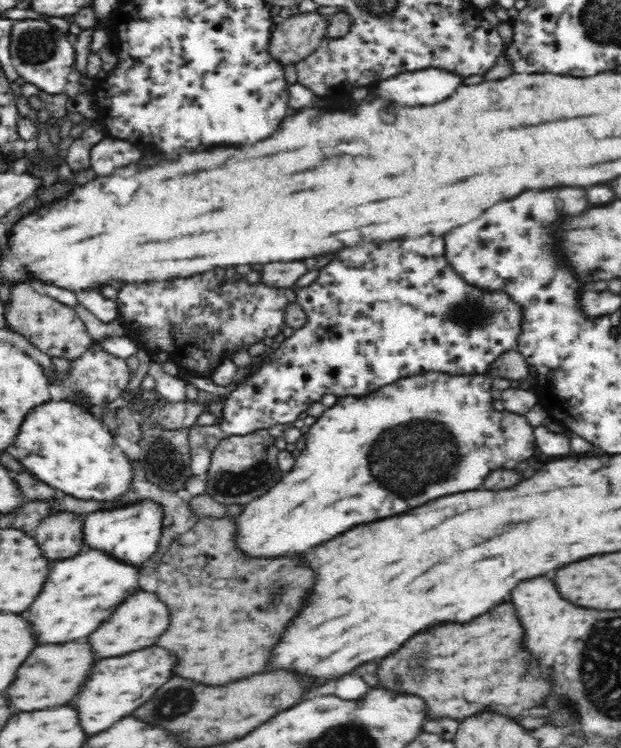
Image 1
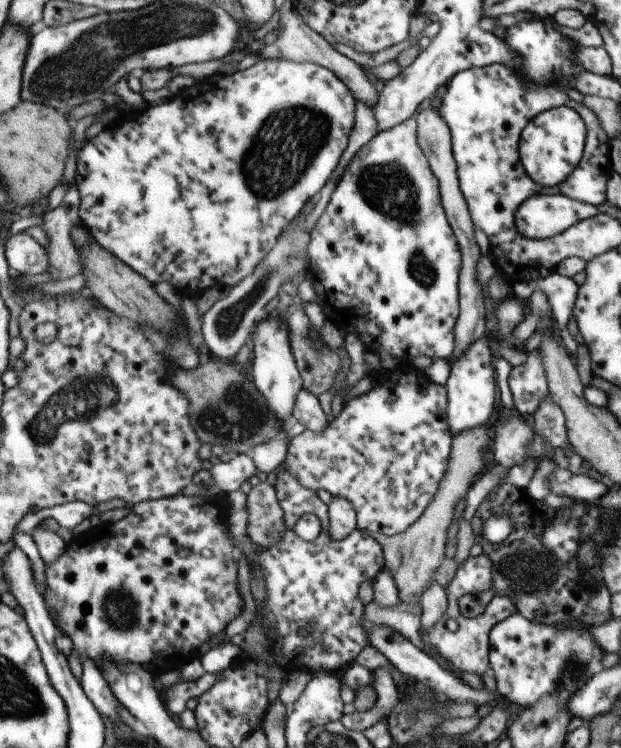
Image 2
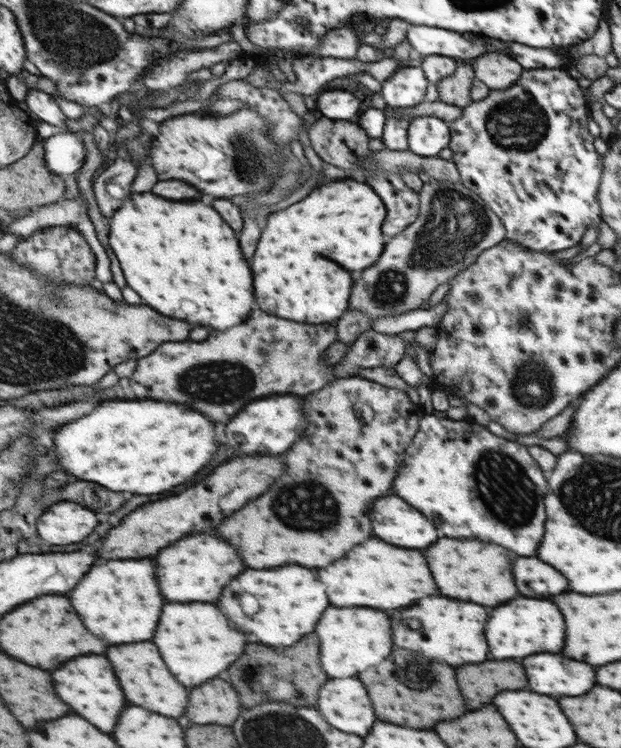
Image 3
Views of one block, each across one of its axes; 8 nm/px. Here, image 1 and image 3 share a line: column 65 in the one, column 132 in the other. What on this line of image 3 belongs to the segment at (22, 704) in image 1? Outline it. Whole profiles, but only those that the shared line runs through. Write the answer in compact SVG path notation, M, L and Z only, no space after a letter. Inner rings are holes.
M137 642L125 646L111 646L107 658L113 662L117 670L117 678L121 678L121 686L125 686L125 694L129 694L129 704L145 706L147 710L157 710L159 714L179 718L187 708L189 690L181 686L175 676L169 672L163 662L159 648L153 642Z

